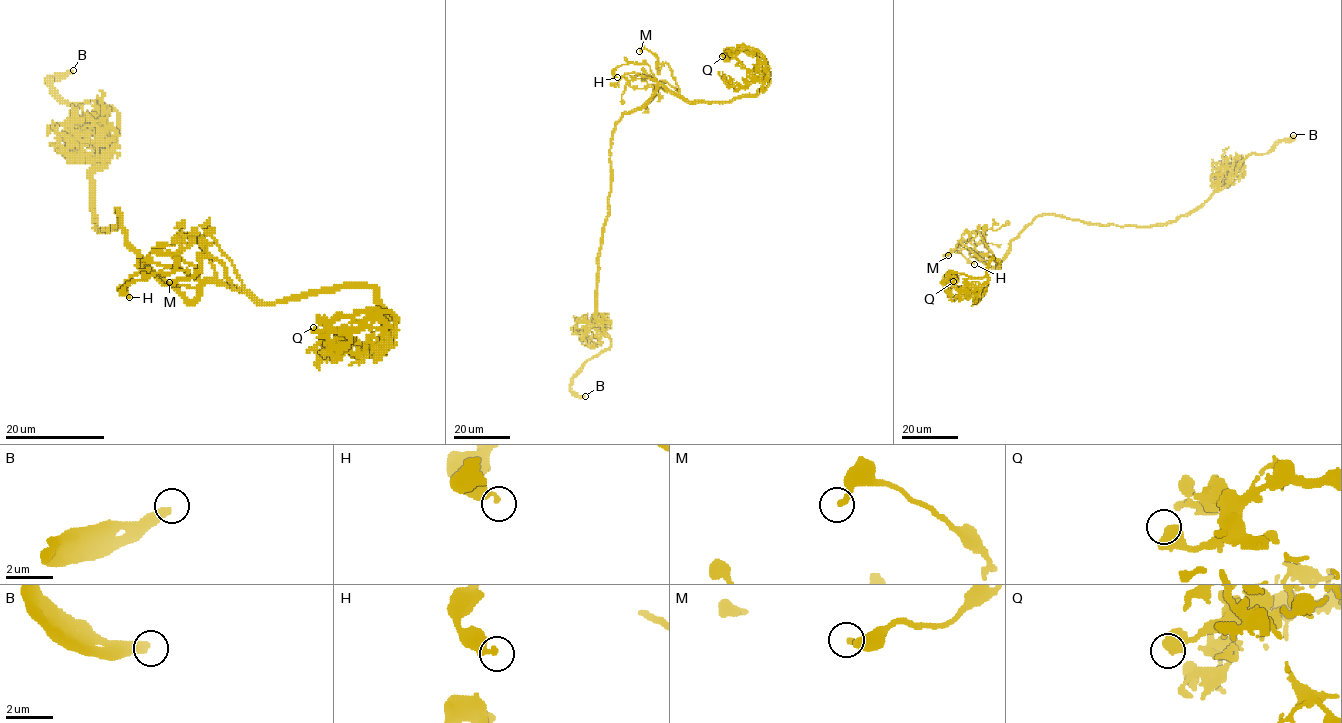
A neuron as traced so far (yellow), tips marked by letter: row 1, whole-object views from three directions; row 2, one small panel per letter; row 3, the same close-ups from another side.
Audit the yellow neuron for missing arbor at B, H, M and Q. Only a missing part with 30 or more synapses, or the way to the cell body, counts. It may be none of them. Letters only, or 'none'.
B

